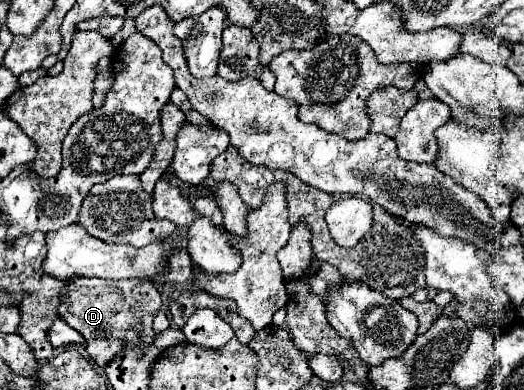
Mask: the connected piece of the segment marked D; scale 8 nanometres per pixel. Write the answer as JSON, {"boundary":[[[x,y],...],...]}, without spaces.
{"boundary":[[[74,277],[60,293],[58,315],[86,339],[86,351],[94,363],[104,367],[122,351],[122,335],[126,329],[142,333],[144,343],[154,341],[152,319],[160,311],[160,287],[152,281],[124,279],[86,279]]]}

